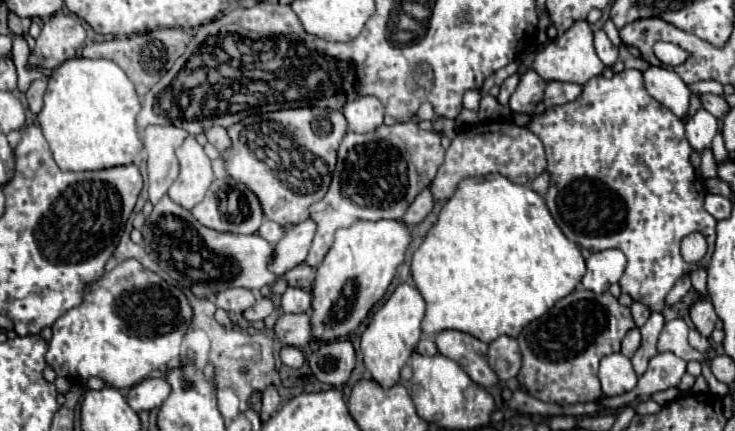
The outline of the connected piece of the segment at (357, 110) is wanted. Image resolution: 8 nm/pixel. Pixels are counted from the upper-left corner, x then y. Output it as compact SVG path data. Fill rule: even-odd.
M360 96L354 102L348 102L344 106L344 116L352 132L366 134L382 124L384 106L374 96Z

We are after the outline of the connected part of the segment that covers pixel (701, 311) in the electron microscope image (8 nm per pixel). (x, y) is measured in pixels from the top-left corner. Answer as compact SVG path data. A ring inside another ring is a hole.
M698 300L696 304L692 304L692 308L690 308L690 318L692 318L696 330L698 330L702 336L710 338L714 326L716 326L716 320L718 320L712 302L710 302L710 300Z

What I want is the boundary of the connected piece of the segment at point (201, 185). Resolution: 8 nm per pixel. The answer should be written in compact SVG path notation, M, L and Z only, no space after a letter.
M188 136L182 146L176 148L176 156L180 160L180 174L170 186L168 196L186 210L192 210L214 180L212 162L194 136Z

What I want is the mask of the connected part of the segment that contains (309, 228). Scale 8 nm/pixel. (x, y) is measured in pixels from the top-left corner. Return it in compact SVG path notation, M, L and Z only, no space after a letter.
M310 218L296 224L292 230L288 230L286 236L276 244L274 260L270 264L272 272L284 274L286 270L290 270L296 264L304 262L306 256L308 256L314 232L316 232L316 224Z

